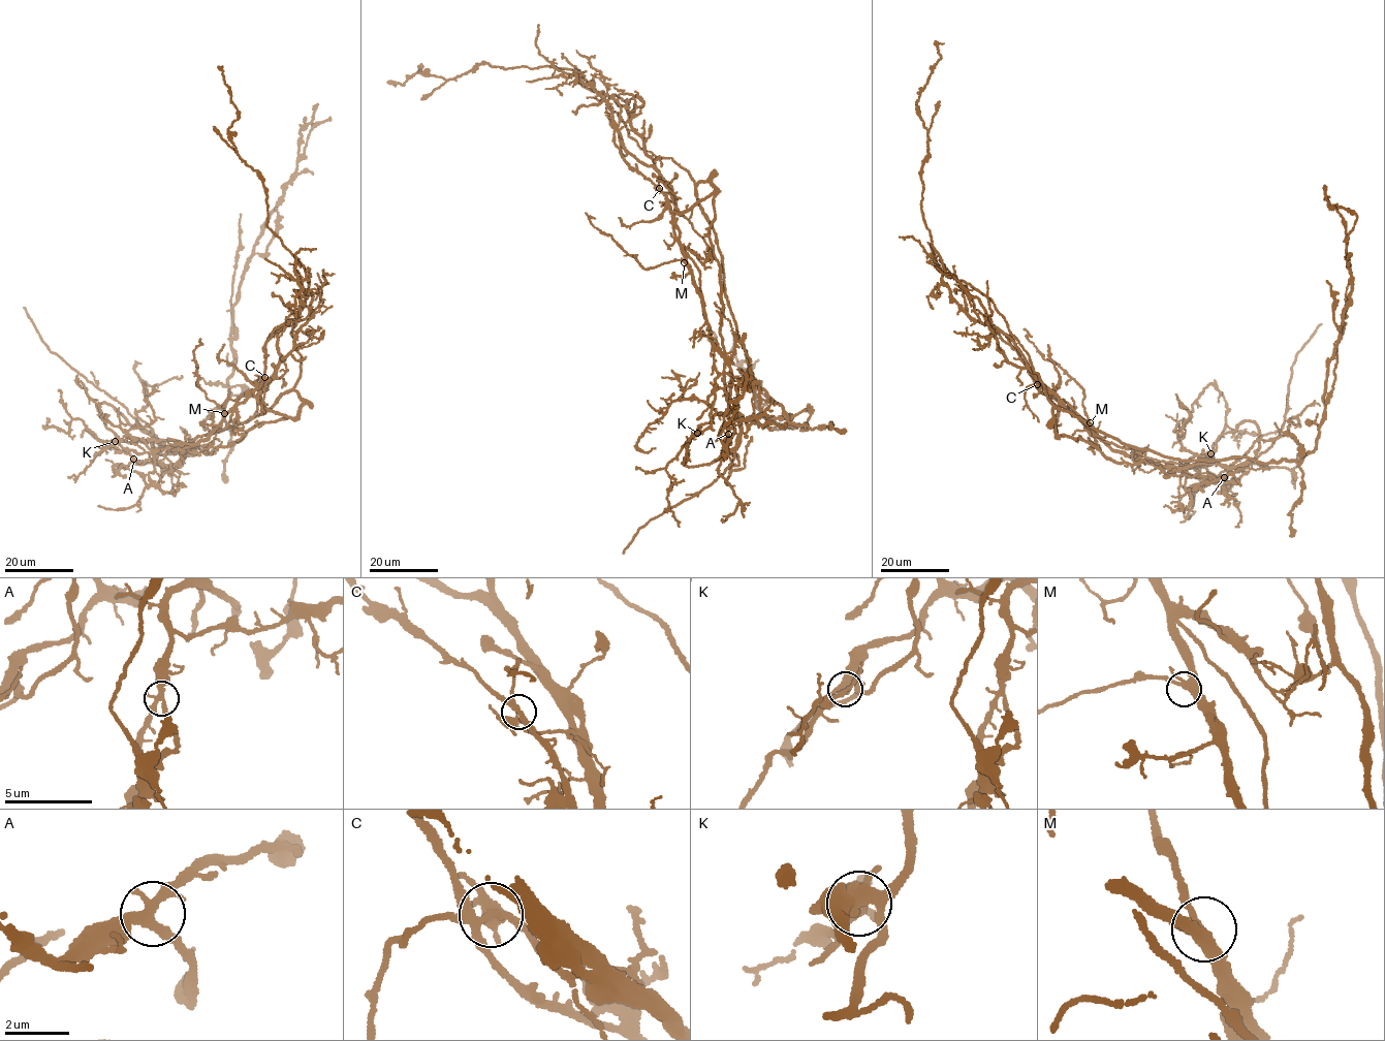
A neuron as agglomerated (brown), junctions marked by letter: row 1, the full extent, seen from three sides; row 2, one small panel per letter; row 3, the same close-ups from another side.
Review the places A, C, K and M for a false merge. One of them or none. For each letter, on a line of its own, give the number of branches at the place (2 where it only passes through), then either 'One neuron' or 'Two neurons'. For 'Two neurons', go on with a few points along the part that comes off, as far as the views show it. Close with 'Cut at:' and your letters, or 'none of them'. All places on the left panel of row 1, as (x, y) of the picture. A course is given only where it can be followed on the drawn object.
A: Branches: 4. One neuron
C: Branches: 5. Two neurons. Course of the part to remove: (264, 377), (209, 438), (182, 449), (170, 440), (157, 442), (125, 407), (50, 350), (24, 307)
K: Branches: 4. One neuron
M: Branches: 4. One neuron
Cut at: C

